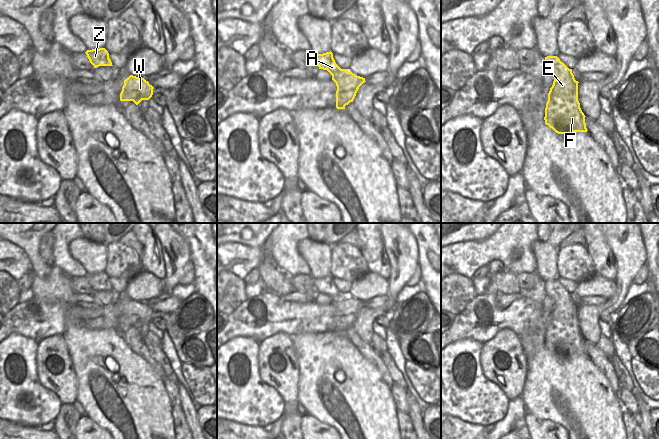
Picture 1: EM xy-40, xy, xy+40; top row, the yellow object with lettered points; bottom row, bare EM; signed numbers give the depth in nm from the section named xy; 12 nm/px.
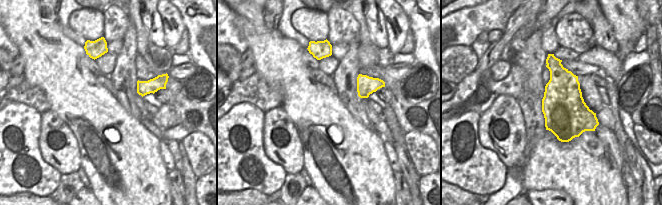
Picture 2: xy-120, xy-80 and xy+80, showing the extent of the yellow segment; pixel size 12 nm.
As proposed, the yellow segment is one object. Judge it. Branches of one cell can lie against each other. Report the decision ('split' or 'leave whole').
split

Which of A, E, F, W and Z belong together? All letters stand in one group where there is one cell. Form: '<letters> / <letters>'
A W Z / E F

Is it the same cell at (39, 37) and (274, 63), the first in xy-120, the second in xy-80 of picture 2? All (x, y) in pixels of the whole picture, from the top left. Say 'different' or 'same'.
same

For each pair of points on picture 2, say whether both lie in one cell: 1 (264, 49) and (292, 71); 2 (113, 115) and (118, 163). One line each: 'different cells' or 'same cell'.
1: same cell
2: same cell

